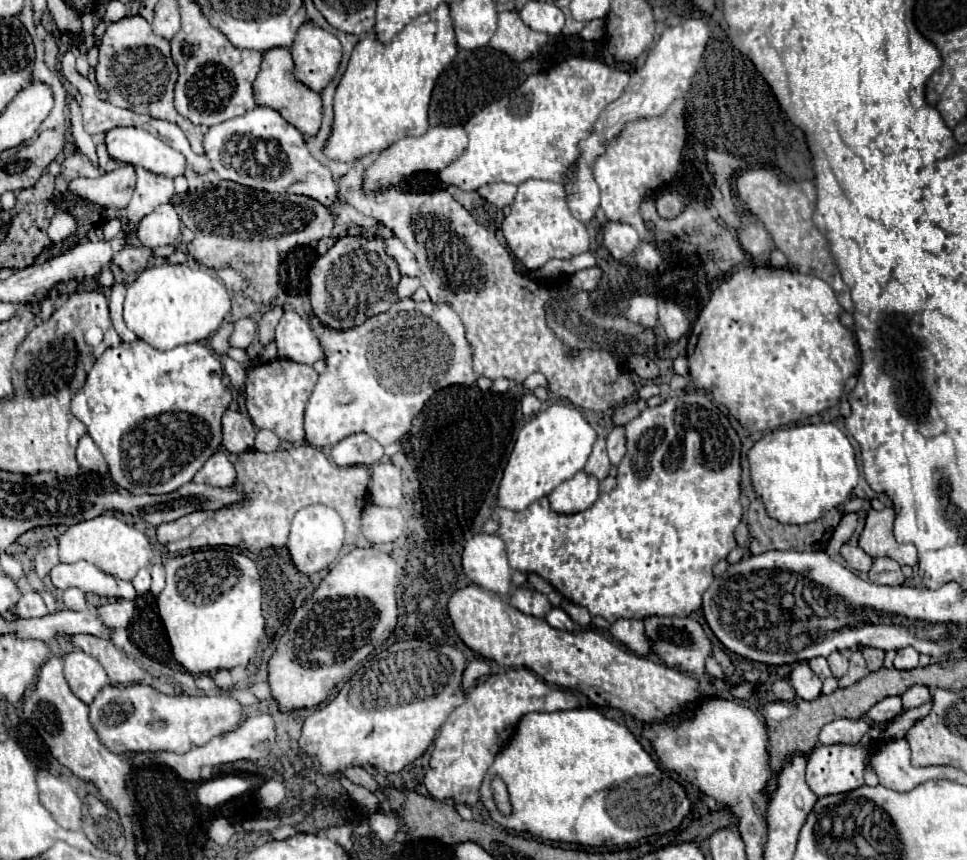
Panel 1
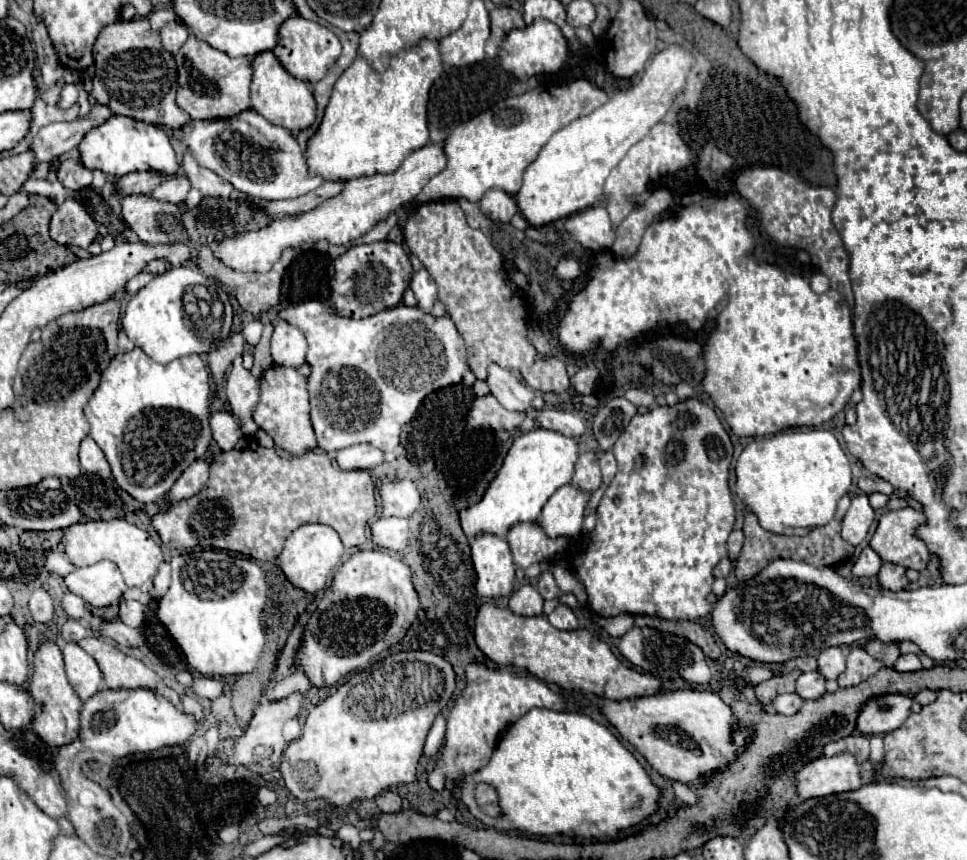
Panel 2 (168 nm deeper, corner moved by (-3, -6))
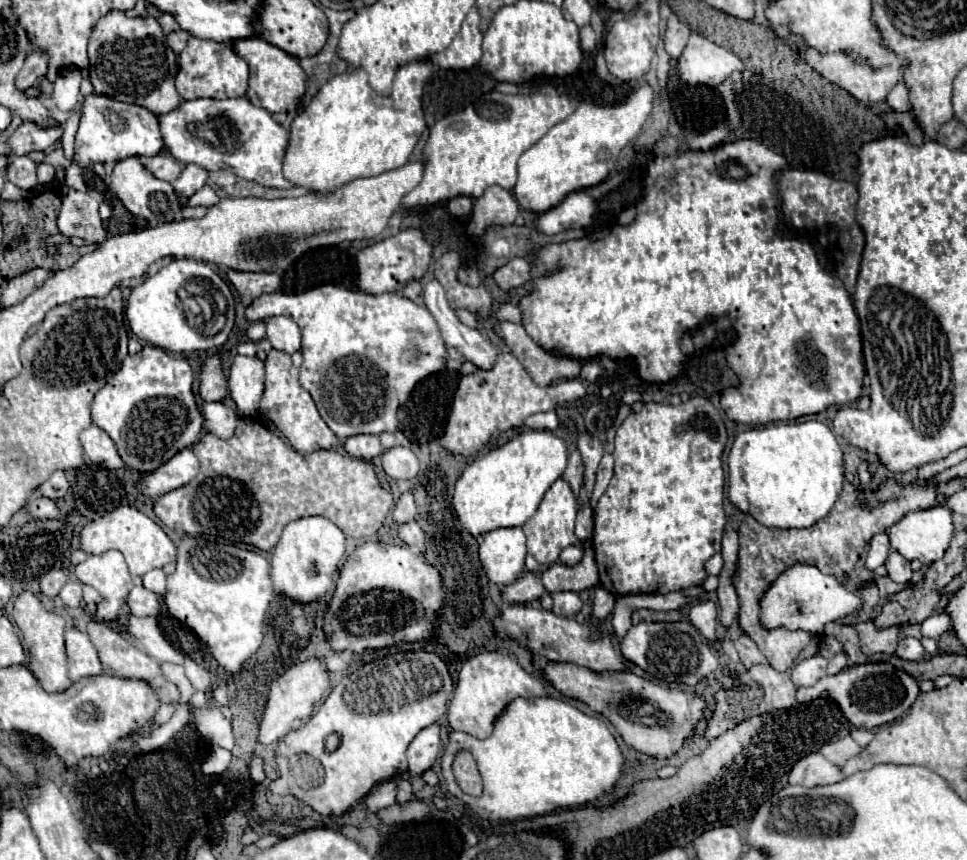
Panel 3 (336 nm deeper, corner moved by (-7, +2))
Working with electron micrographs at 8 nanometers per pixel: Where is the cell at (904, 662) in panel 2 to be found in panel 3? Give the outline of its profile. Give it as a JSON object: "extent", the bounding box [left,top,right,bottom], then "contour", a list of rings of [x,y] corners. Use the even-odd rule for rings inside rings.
{"extent":[896,638,926,660],"contour":[[[902,638],[898,642],[896,656],[900,660],[924,660],[926,658],[926,652],[924,652],[920,640],[916,640],[916,638]]]}

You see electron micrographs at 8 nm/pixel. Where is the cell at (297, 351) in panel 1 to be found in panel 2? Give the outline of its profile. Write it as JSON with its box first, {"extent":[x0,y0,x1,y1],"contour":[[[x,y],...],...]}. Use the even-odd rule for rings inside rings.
{"extent":[272,320,308,368],"contour":[[[280,320],[272,334],[272,358],[280,366],[292,366],[298,368],[306,362],[306,350],[308,344],[304,340],[304,334],[290,326],[288,322]]]}

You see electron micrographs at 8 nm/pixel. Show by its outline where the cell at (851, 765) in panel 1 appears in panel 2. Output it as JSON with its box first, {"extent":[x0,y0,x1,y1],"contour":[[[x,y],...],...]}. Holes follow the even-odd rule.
{"extent":[796,754,860,798],"contour":[[[852,754],[816,758],[796,774],[796,792],[800,798],[818,798],[860,788],[860,764]]]}

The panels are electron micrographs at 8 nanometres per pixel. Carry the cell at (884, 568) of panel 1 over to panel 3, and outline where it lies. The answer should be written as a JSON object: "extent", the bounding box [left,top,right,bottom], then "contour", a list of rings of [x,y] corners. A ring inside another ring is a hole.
{"extent":[886,550,914,584],"contour":[[[896,550],[890,552],[890,556],[886,560],[886,570],[888,570],[888,576],[900,584],[908,584],[914,578],[910,562],[904,556],[900,556]]]}

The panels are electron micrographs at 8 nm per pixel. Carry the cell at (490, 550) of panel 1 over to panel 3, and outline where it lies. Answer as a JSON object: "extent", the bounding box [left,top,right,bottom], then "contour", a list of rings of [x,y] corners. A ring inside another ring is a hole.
{"extent":[478,528,526,586],"contour":[[[496,528],[482,536],[478,554],[488,580],[508,586],[524,570],[526,536],[522,528]]]}

